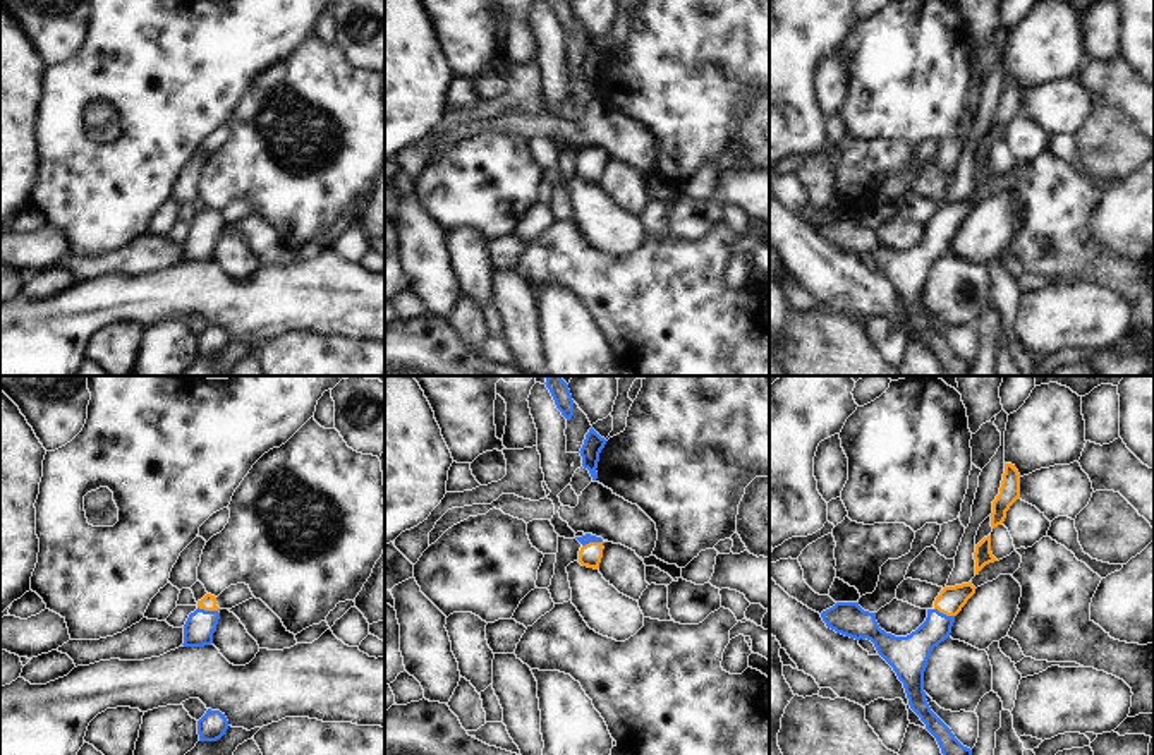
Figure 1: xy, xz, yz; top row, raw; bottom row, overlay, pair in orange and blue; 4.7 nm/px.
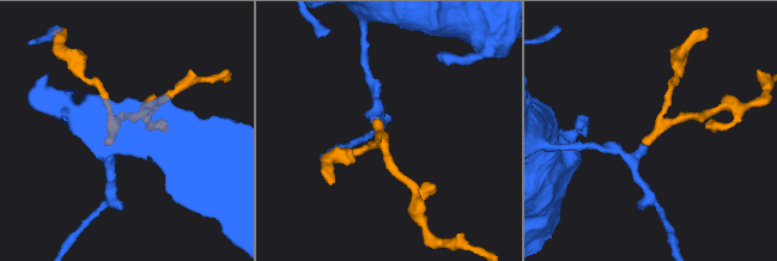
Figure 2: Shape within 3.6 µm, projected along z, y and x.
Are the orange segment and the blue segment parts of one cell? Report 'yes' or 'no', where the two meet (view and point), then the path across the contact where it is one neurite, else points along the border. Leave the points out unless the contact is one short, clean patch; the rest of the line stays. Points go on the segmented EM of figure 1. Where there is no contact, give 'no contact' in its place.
yes | xy (208, 610) | across xy (208, 603), (208, 610), (200, 627)

